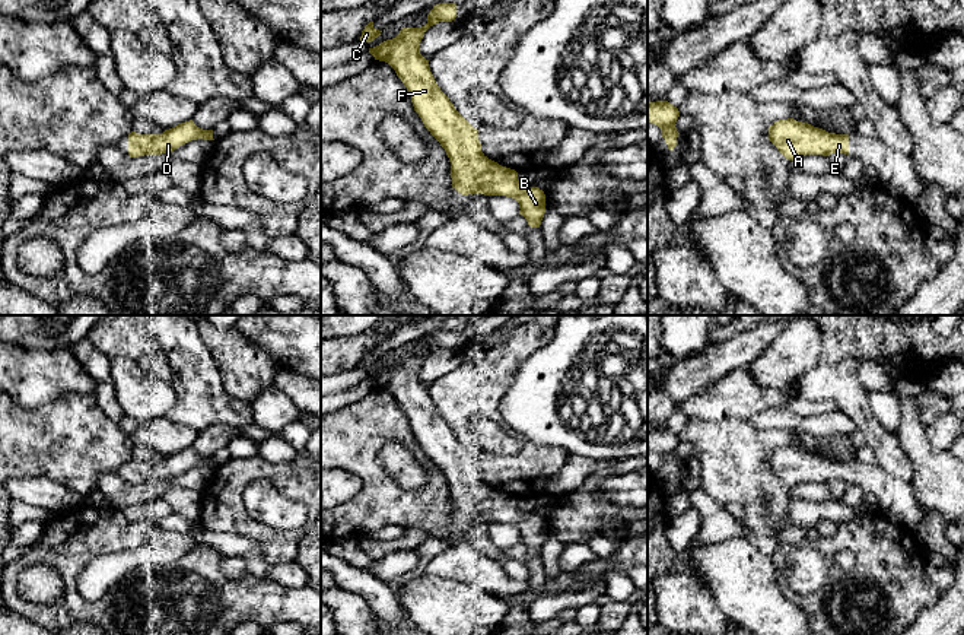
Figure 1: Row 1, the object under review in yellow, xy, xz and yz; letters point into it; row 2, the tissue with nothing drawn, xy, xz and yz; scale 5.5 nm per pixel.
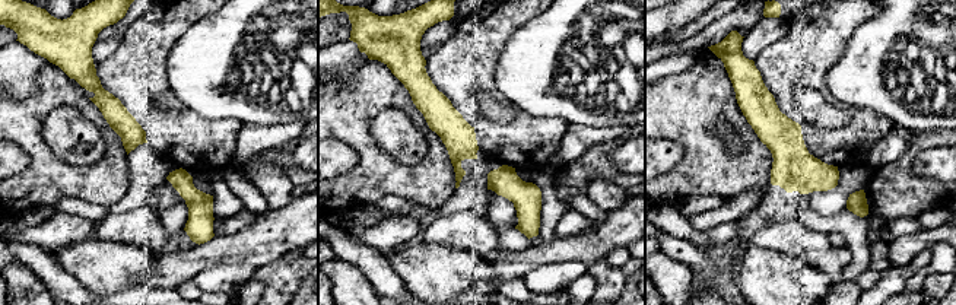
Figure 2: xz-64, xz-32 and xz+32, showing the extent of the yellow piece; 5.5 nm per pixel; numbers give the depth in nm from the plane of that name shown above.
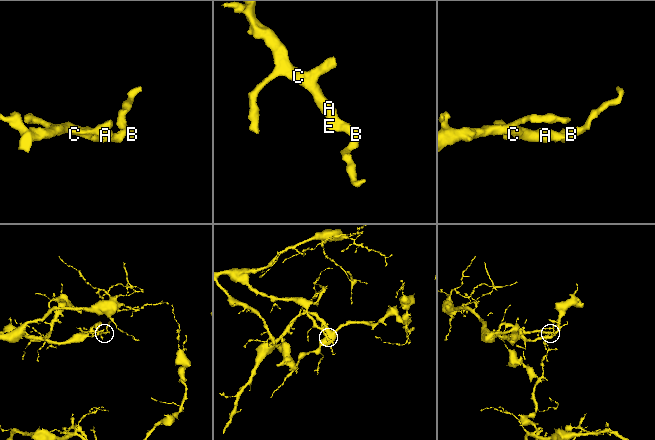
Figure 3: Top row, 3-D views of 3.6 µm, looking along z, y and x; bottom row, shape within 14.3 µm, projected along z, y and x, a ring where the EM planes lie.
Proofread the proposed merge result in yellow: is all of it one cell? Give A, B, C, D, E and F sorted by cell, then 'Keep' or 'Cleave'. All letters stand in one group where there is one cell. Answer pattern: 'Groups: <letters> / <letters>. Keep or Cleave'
Groups: A B C D E F. Keep

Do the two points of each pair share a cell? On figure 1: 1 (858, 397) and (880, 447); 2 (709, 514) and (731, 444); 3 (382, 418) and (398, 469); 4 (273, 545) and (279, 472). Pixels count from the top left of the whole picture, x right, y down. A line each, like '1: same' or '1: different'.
1: same
2: different
3: different
4: same

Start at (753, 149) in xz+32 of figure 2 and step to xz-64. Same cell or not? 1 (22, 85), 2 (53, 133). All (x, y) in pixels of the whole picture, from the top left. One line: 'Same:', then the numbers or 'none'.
Same: none

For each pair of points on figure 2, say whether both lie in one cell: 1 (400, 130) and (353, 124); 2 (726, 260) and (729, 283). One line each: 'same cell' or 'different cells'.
1: different cells
2: same cell

